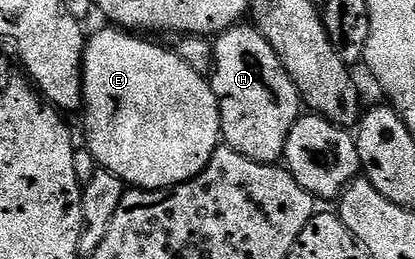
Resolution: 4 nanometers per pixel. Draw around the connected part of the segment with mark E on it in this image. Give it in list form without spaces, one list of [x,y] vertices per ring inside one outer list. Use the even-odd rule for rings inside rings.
[[[106,26],[95,37],[86,41],[83,49],[83,106],[81,117],[87,123],[87,140],[85,147],[91,151],[96,165],[101,168],[108,168],[113,174],[117,174],[124,182],[124,185],[136,188],[171,188],[174,184],[184,184],[186,180],[191,180],[213,158],[213,154],[221,146],[221,114],[219,113],[219,103],[215,97],[214,90],[210,83],[201,74],[189,70],[185,62],[170,47],[162,48],[159,44],[150,44],[150,39],[139,34],[132,34],[127,30],[120,30],[115,26]]]

